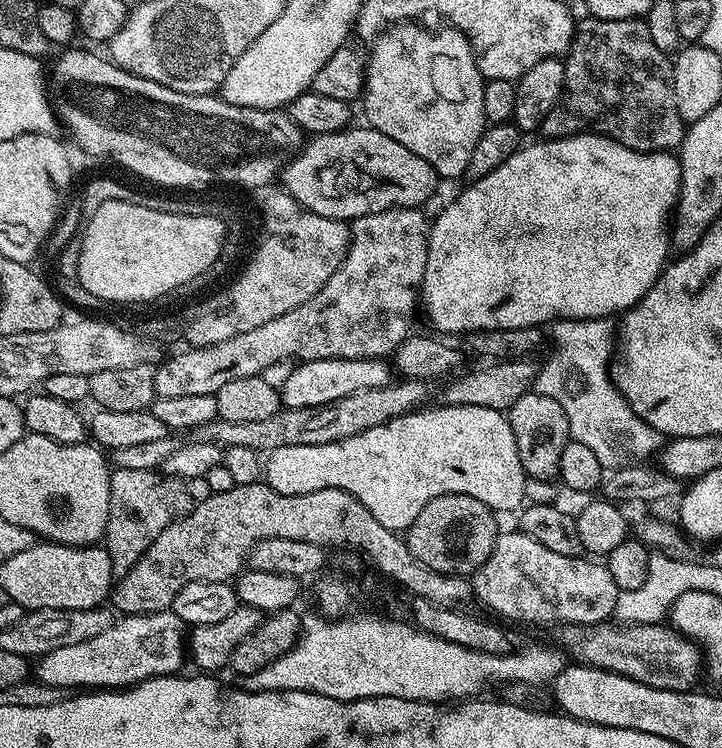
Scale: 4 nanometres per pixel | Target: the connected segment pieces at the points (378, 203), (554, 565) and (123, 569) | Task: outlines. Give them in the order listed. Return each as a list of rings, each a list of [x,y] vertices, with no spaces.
[[[349,126],[343,132],[331,132],[321,136],[312,136],[296,153],[293,160],[288,161],[282,169],[282,188],[293,197],[305,212],[313,212],[322,218],[351,222],[359,216],[385,212],[388,208],[420,208],[432,196],[438,177],[426,162],[426,158],[418,158],[414,150],[406,150],[402,142],[394,142],[386,134],[374,127]]]
[[[501,531],[496,537],[496,548],[486,562],[471,577],[475,597],[482,600],[492,611],[510,620],[522,620],[528,624],[603,624],[613,615],[615,600],[620,588],[610,578],[610,570],[600,562],[584,556],[563,556],[546,550],[542,542],[534,542],[524,532]]]
[[[113,467],[108,473],[110,482],[110,510],[102,547],[110,554],[112,575],[125,576],[142,558],[142,554],[156,541],[158,534],[166,530],[181,516],[187,516],[194,505],[186,494],[184,481],[166,476],[156,470],[130,470]]]

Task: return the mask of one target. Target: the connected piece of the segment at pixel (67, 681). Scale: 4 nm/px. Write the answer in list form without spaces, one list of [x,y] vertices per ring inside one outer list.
[[[151,612],[145,616],[124,616],[110,626],[110,630],[97,634],[86,642],[74,642],[74,646],[62,646],[58,650],[50,650],[39,657],[34,668],[35,679],[51,688],[65,690],[124,690],[129,686],[142,683],[143,680],[153,680],[155,676],[170,676],[181,671],[186,664],[186,625],[176,617],[176,613]]]

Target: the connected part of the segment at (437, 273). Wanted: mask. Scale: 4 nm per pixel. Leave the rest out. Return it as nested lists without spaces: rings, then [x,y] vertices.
[[[587,130],[578,132],[575,136],[544,138],[541,141],[541,144],[525,143],[517,148],[513,156],[503,160],[494,170],[490,170],[490,174],[471,181],[467,185],[469,188],[457,200],[450,201],[441,210],[436,221],[431,221],[428,234],[428,261],[422,285],[422,308],[428,311],[429,318],[436,323],[437,333],[469,334],[499,328],[544,326],[557,320],[612,318],[615,317],[615,312],[623,314],[633,308],[652,289],[652,283],[664,271],[669,259],[668,252],[670,253],[670,217],[673,215],[676,201],[680,199],[679,159],[668,150],[639,152],[627,148],[617,140],[611,140],[609,136],[601,136],[599,132]]]

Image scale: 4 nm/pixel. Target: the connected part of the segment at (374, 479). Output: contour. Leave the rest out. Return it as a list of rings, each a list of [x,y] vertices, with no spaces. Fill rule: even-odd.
[[[486,406],[439,407],[428,408],[425,412],[422,412],[423,410],[410,411],[405,416],[394,418],[382,426],[374,426],[374,430],[366,430],[362,434],[354,434],[354,438],[346,438],[342,442],[323,444],[322,446],[282,446],[278,450],[267,453],[266,459],[262,464],[263,483],[269,484],[274,490],[278,490],[278,494],[310,494],[314,490],[340,488],[343,492],[348,492],[352,495],[358,502],[362,502],[362,506],[366,506],[366,510],[370,510],[370,514],[374,514],[374,518],[378,518],[378,522],[382,522],[382,526],[386,526],[386,530],[397,534],[407,530],[414,522],[414,518],[418,518],[418,514],[422,514],[422,506],[426,506],[426,502],[446,494],[466,494],[470,498],[478,498],[478,502],[482,502],[487,508],[491,508],[497,514],[512,511],[512,513],[515,513],[526,500],[524,497],[526,477],[522,462],[518,458],[518,446],[514,442],[514,430],[510,430],[510,422],[507,415],[504,412],[490,410]]]

